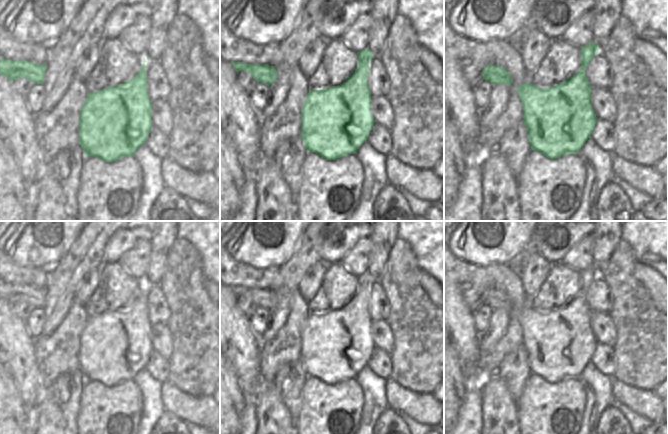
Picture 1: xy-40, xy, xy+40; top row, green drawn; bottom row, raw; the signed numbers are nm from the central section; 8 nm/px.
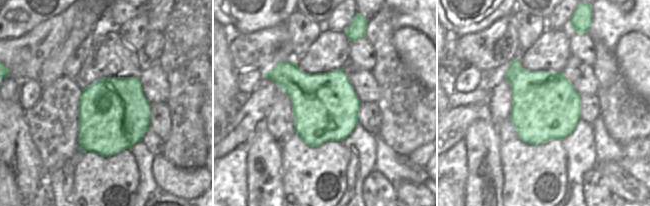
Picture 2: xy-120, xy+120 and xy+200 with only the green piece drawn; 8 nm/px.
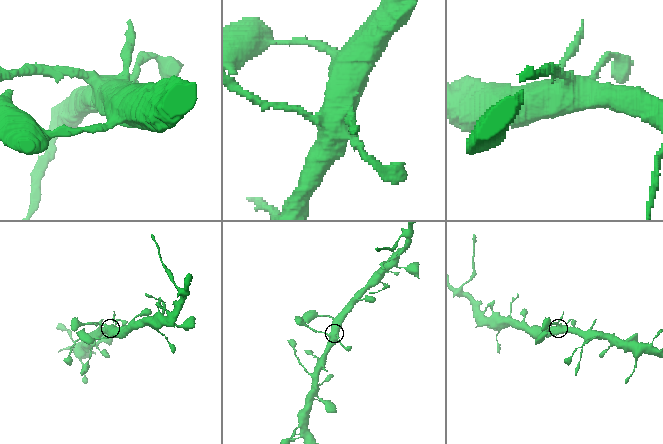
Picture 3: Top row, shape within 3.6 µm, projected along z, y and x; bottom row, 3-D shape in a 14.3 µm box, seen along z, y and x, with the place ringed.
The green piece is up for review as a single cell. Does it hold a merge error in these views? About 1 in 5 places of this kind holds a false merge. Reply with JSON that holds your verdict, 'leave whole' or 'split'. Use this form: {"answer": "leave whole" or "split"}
{"answer": "leave whole"}

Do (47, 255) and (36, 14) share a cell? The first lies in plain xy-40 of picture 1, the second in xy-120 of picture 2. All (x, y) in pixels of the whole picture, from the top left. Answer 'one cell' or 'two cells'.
one cell

